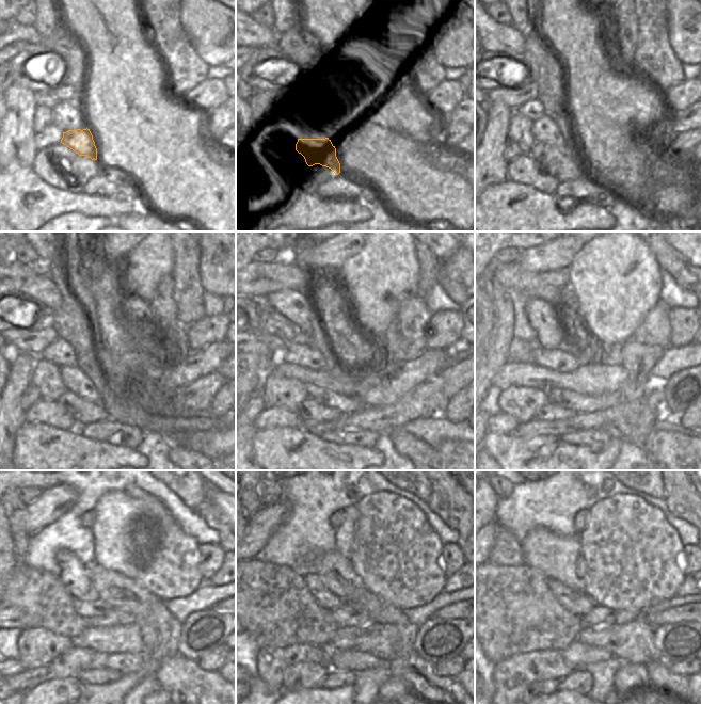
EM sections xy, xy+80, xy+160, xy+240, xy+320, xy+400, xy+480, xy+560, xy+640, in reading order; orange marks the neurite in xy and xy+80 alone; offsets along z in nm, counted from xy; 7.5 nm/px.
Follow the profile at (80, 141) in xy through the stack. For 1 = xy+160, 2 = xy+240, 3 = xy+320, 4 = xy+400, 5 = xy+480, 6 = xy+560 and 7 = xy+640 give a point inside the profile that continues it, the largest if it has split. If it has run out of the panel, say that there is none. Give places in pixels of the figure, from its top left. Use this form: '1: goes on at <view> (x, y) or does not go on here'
1: goes on at xy+160 (558, 163)
2: goes on at xy+240 (83, 412)
3: goes on at xy+320 (309, 411)
4: goes on at xy+400 (550, 412)
5: goes on at xy+480 (72, 662)
6: goes on at xy+560 (312, 675)
7: goes on at xy+640 (541, 687)

